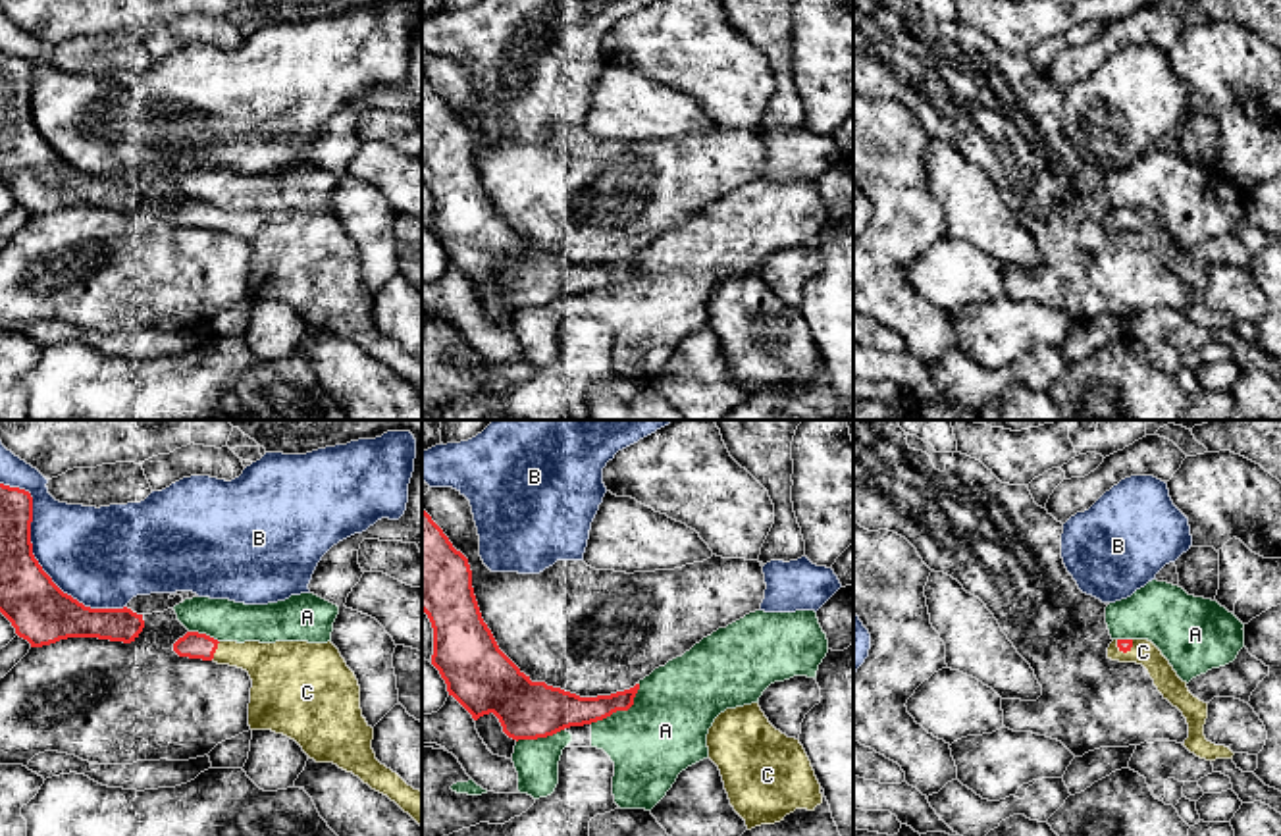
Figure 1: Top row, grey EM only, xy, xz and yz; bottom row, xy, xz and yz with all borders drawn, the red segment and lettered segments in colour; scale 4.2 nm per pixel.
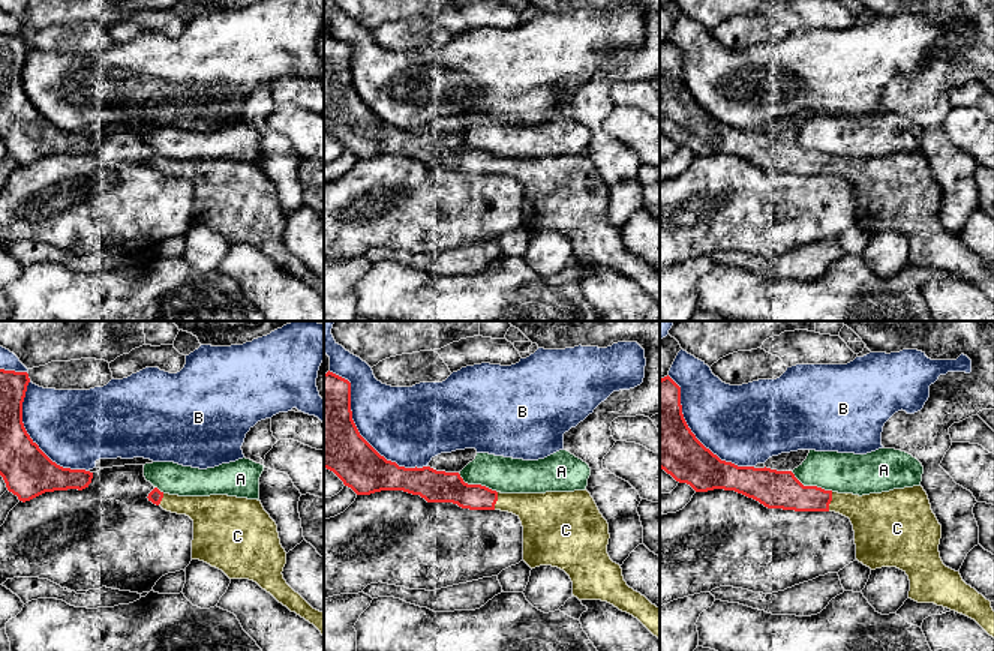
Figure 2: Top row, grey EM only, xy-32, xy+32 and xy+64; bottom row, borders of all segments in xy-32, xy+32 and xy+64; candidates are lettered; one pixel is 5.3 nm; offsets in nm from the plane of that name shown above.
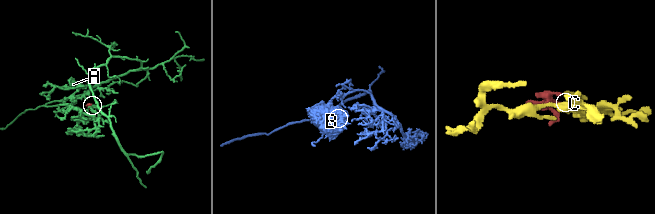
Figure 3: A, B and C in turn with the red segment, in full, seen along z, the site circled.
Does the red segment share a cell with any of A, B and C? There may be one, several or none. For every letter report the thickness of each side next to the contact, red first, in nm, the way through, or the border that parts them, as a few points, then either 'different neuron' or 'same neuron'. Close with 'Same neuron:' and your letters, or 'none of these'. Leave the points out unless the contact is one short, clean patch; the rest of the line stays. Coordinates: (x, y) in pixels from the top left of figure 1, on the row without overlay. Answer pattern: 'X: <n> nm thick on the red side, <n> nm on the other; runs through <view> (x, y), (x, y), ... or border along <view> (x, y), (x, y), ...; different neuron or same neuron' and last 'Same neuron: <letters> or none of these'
A: 160 nm thick on the red side, 360 nm on the other; different neuron
B: 260 nm thick on the red side, 400 nm on the other; different neuron
C: 110 nm thick on the red side, 200 nm on the other; runs through xy (195, 214), (214, 220), (253, 224), (272, 235); same neuron
Same neuron: C

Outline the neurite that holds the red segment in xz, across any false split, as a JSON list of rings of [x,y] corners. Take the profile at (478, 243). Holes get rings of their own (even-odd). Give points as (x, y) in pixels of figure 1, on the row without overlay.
[[[422,77],[422,179],[433,196],[431,233],[478,289],[493,281],[512,308],[537,308],[628,279],[640,258],[580,266],[532,250],[497,214],[482,187],[468,127]]]

